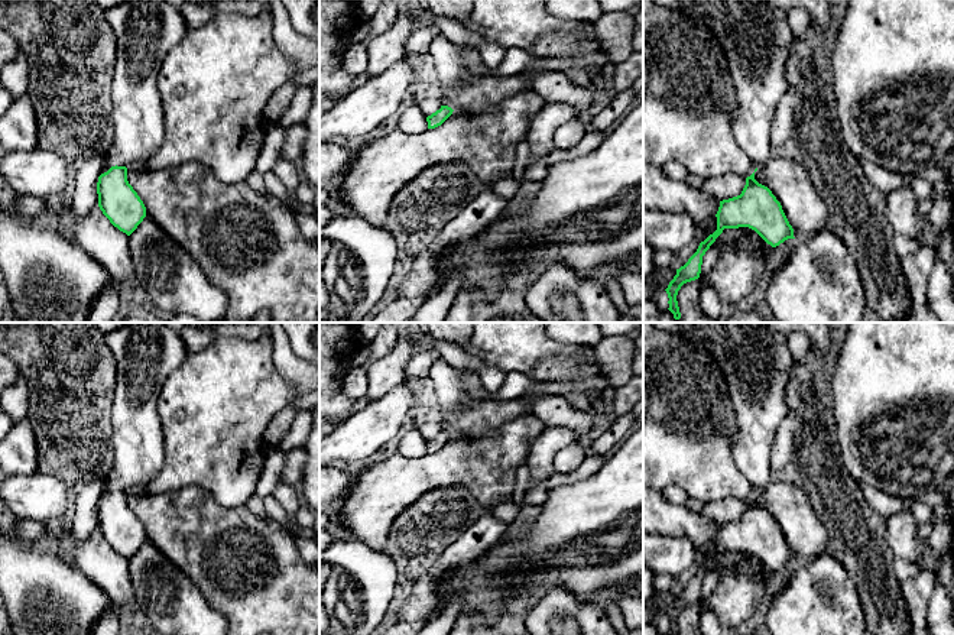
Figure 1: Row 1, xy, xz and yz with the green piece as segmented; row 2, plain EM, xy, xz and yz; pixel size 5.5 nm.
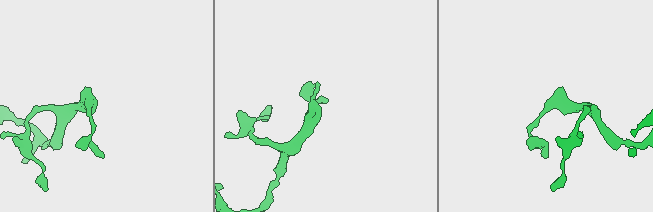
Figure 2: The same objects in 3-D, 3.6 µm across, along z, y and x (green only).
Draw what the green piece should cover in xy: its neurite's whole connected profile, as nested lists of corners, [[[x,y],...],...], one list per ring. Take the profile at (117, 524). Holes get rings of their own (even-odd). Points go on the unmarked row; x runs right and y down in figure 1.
[[[126,323],[104,334],[117,363],[117,380],[111,406],[114,463],[107,480],[111,492],[98,500],[98,531],[110,547],[130,560],[146,541],[146,531],[127,505],[127,493],[142,489],[160,470],[165,460],[163,431],[158,398],[168,376],[188,357],[181,334],[163,323]]]

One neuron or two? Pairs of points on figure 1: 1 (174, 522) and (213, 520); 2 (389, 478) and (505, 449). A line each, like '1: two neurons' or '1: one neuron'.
1: one neuron
2: one neuron

